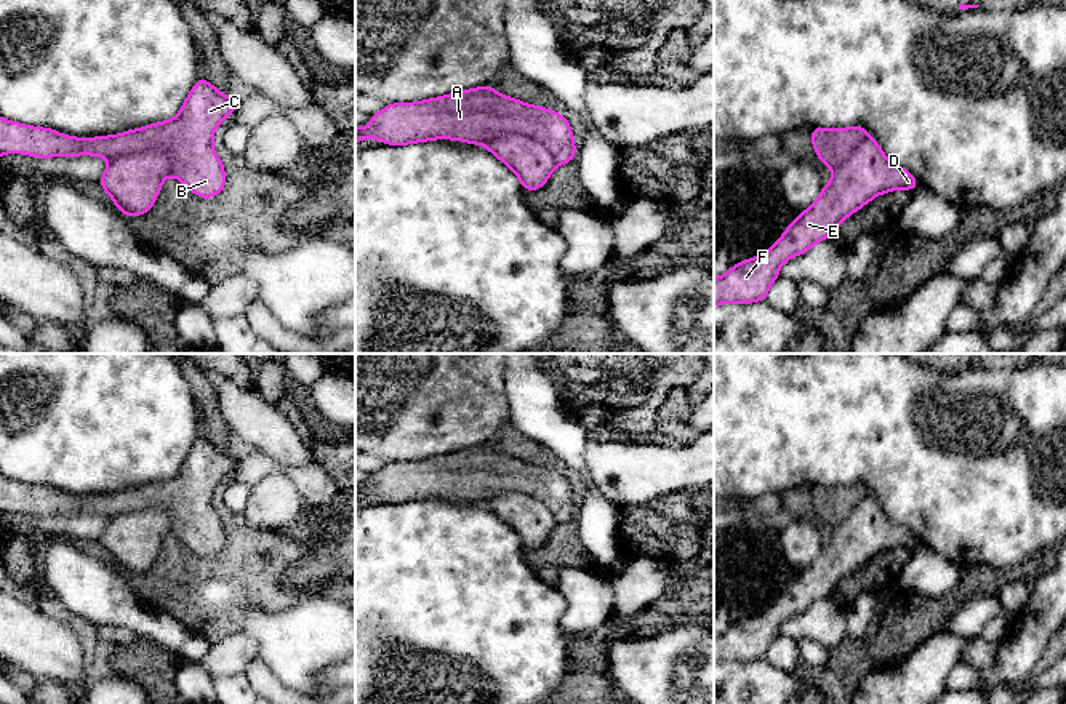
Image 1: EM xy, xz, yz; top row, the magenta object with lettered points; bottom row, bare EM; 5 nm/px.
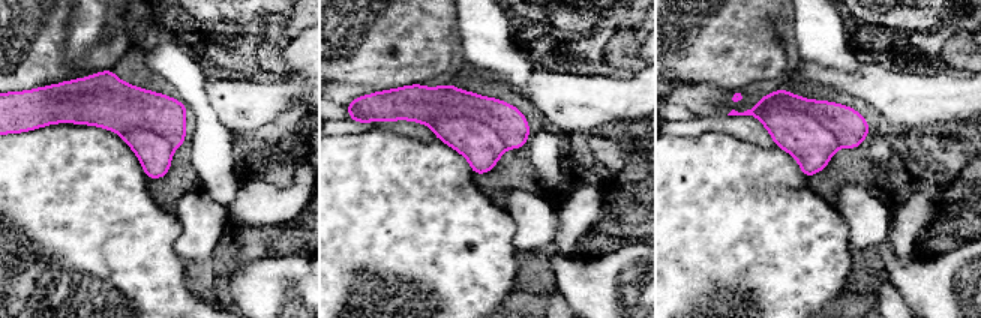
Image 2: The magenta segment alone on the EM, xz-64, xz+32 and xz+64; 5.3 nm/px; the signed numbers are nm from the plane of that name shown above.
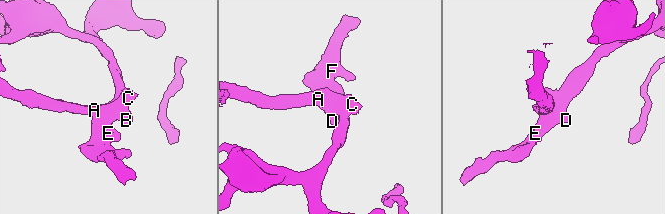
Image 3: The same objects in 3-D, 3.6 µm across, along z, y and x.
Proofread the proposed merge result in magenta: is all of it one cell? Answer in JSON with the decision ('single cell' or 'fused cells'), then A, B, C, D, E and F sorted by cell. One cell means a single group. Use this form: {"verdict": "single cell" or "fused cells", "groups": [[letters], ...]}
{"verdict": "fused cells", "groups": [["A", "B", "C"], ["D", "E", "F"]]}

